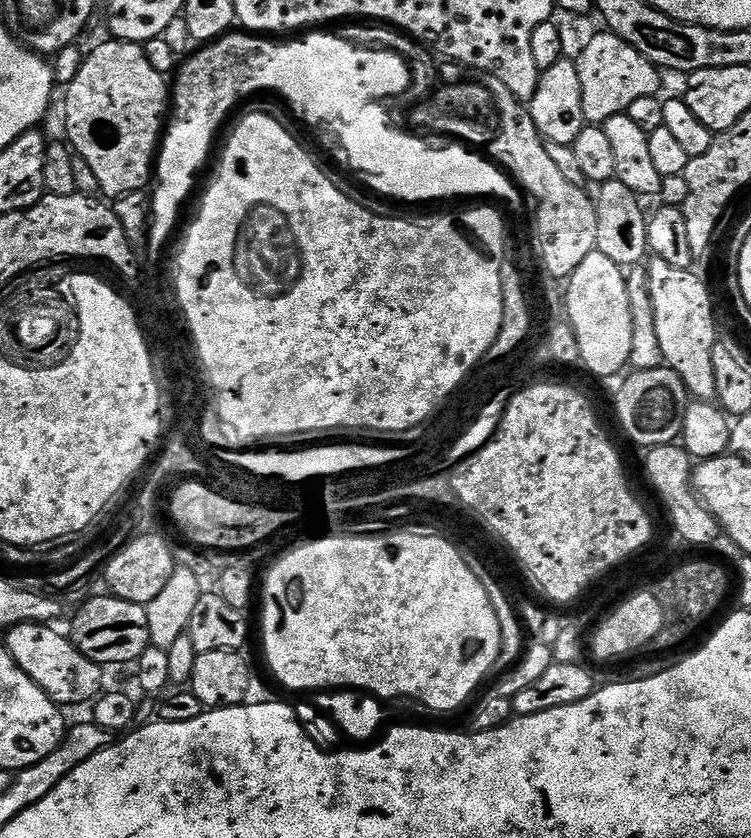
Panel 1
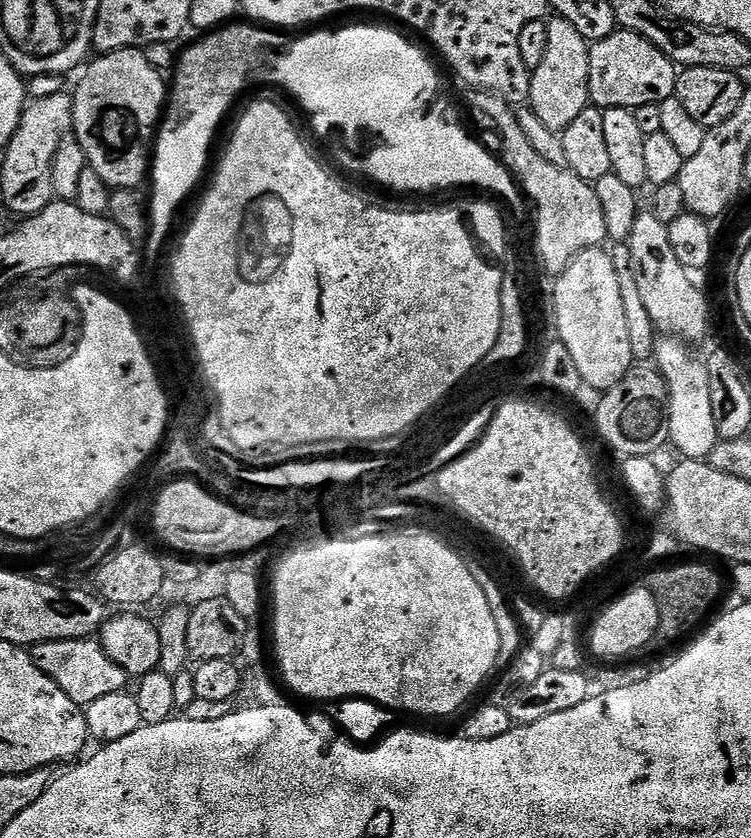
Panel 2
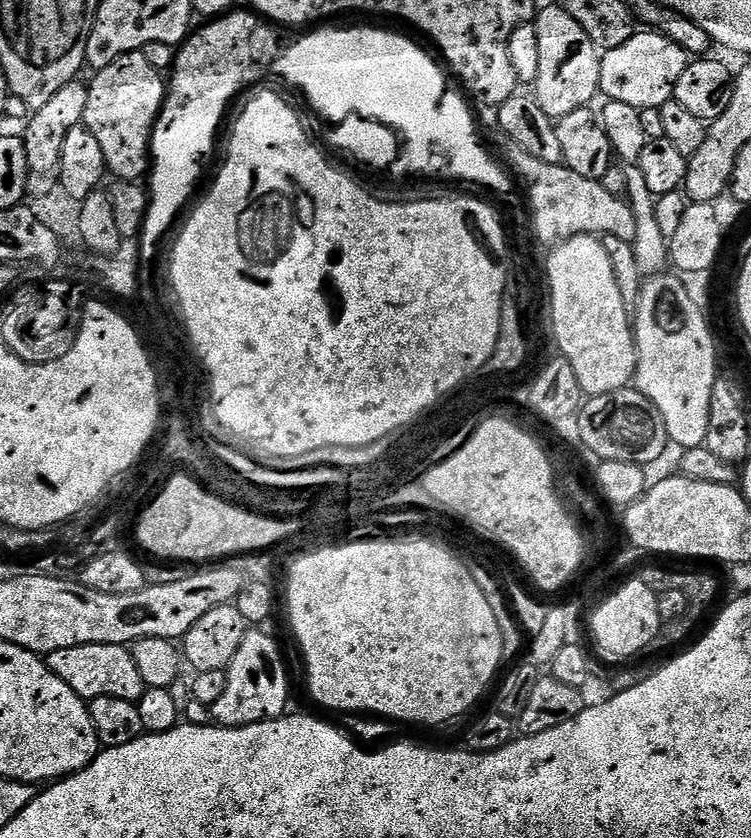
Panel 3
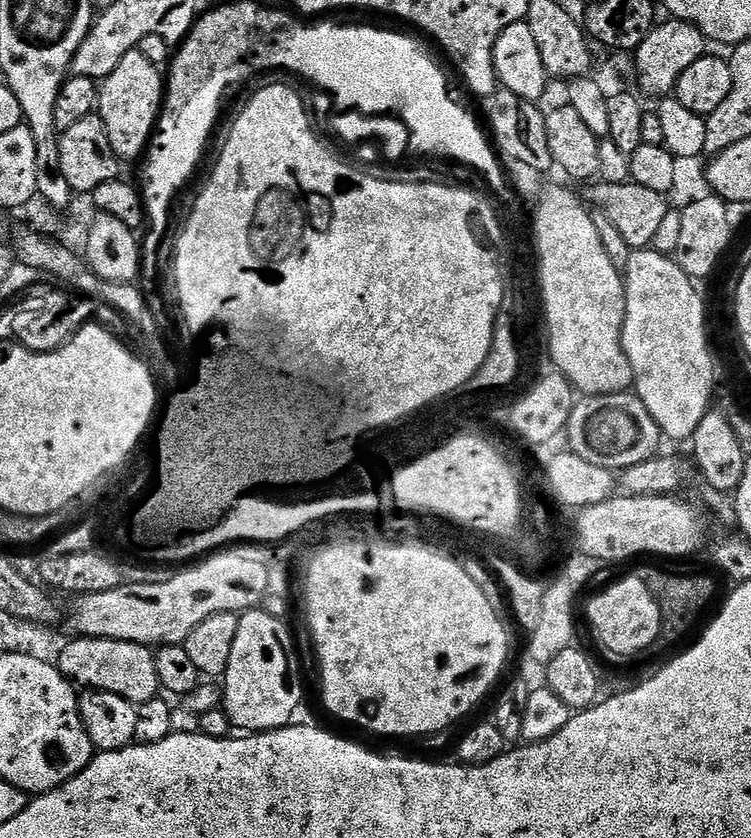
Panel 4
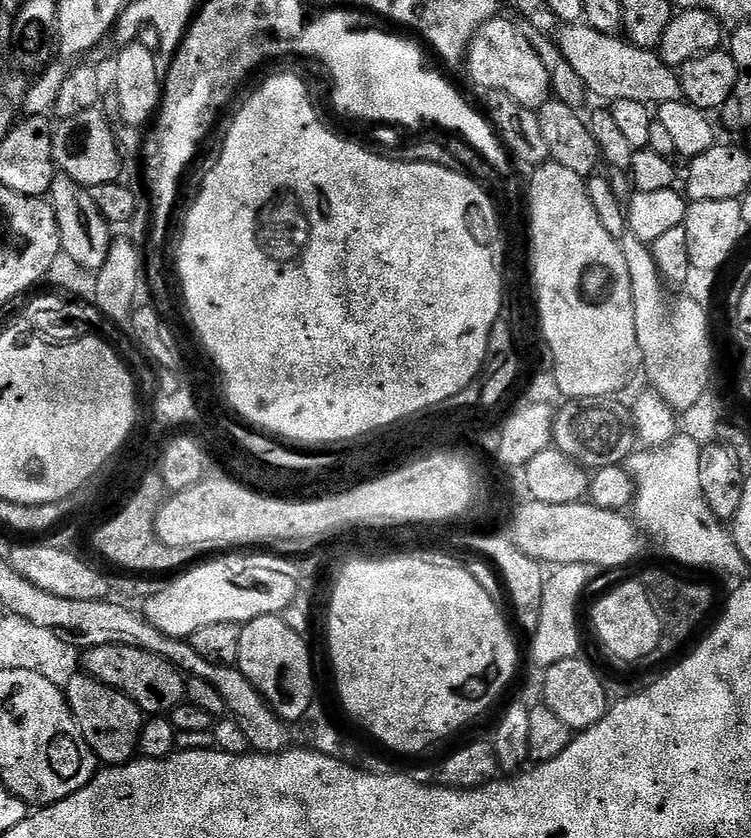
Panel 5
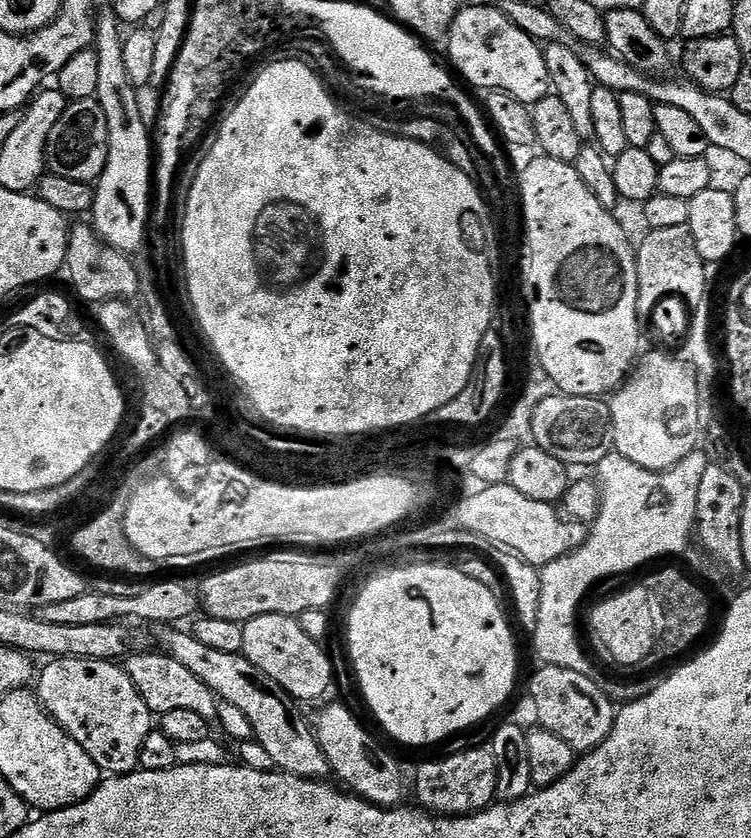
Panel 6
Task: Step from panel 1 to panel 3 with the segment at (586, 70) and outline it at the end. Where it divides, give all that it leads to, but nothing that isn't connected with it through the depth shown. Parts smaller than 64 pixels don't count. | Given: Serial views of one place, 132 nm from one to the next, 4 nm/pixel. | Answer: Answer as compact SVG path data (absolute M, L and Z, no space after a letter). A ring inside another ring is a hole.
M638 30L630 42L622 42L622 46L614 46L614 50L601 55L600 92L606 94L608 100L626 102L626 106L660 109L675 97L678 78L682 78L682 70L686 70L689 63L688 52L682 50L678 42L660 32Z

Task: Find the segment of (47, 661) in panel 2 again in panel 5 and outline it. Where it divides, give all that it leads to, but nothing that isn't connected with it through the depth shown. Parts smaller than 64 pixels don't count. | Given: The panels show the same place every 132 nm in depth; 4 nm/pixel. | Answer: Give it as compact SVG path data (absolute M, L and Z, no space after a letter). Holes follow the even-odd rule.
M94 646L87 649L82 656L82 668L87 675L94 677L98 682L126 694L132 701L140 707L141 713L149 717L171 713L174 706L178 706L186 696L186 676L185 673L158 658L158 654L150 654L146 650L138 650L134 646Z

